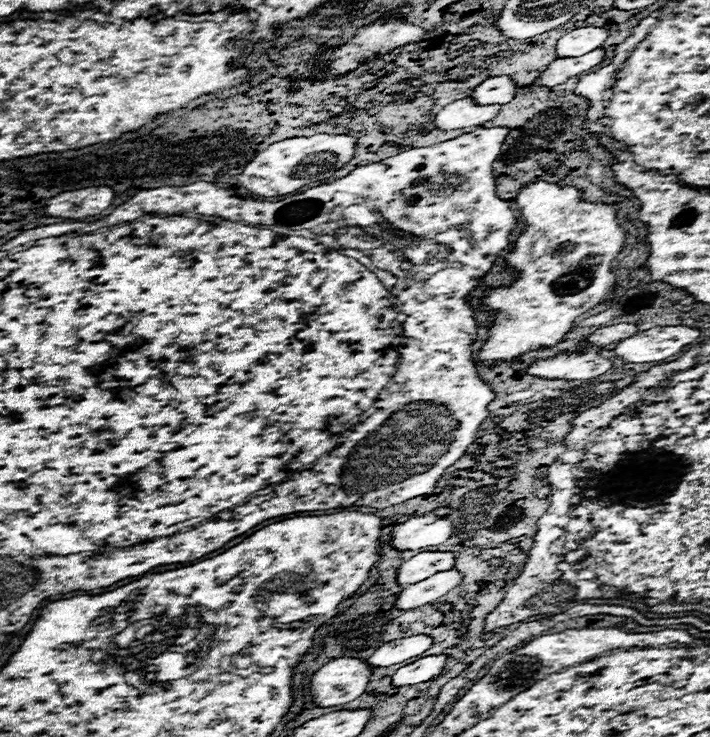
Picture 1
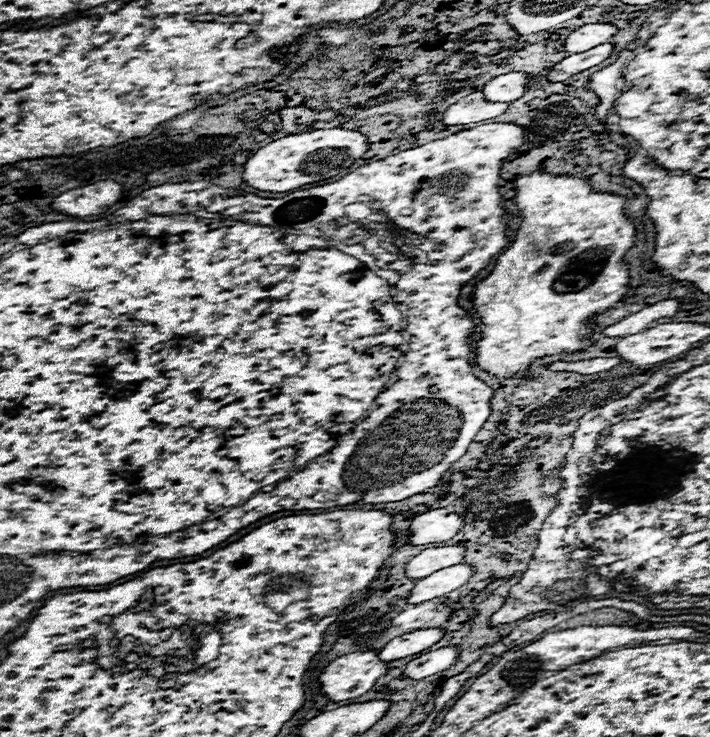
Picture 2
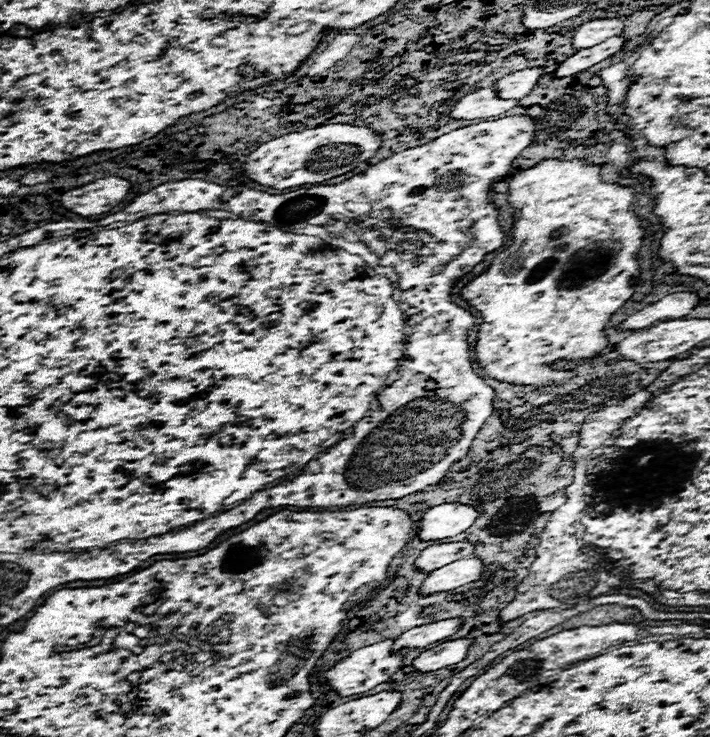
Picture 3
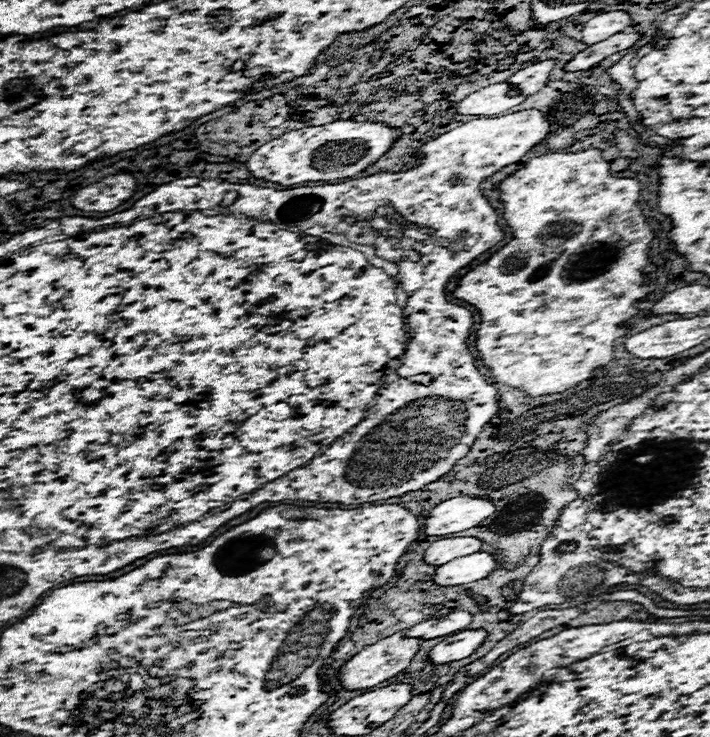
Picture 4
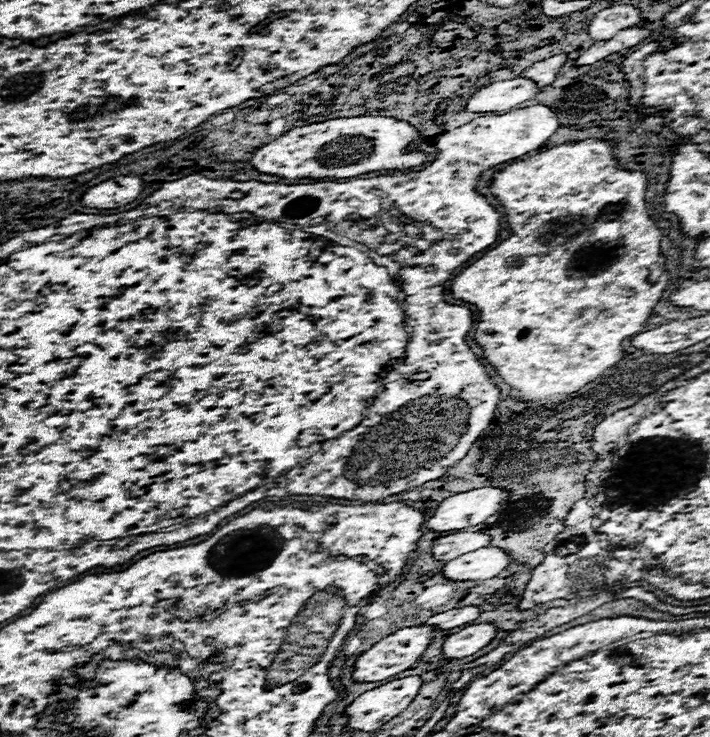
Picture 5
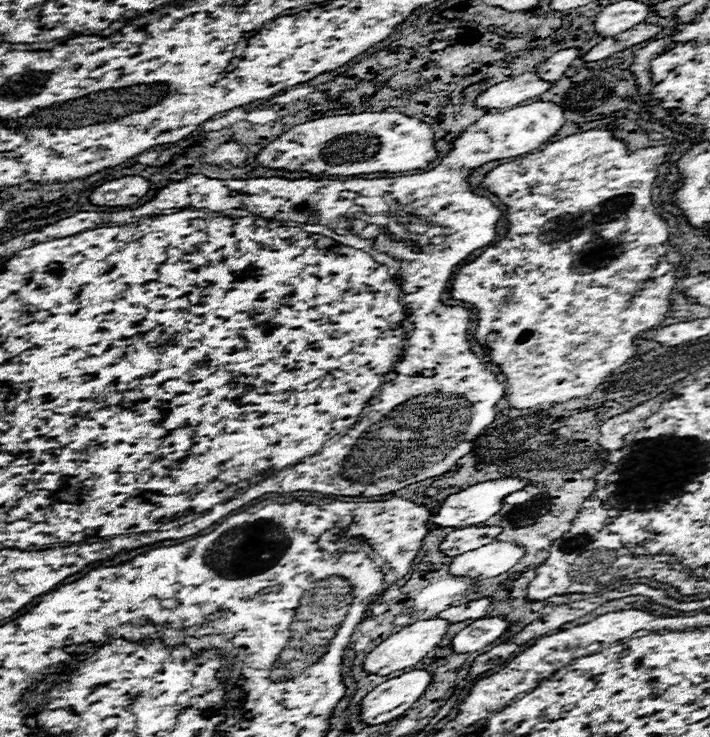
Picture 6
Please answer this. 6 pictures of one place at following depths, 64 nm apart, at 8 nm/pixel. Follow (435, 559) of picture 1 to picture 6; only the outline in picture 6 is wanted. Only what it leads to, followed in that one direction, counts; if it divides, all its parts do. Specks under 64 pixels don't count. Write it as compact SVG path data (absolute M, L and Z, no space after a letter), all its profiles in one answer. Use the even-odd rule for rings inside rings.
M468 526L468 528L458 528L454 532L450 532L444 542L440 544L440 552L444 552L446 556L458 556L464 554L472 548L480 548L484 544L490 544L496 540L496 536L500 534L500 528L494 526Z

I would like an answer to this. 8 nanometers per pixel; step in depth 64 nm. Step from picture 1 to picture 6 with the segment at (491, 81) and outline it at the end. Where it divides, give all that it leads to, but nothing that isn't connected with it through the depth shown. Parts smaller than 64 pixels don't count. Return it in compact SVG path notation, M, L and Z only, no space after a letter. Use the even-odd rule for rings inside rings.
M568 48L568 50L560 50L556 52L554 56L550 56L548 60L536 64L532 68L532 72L540 74L542 80L548 80L548 82L554 82L558 78L562 78L562 74L566 72L566 68L578 58L578 50L574 48Z

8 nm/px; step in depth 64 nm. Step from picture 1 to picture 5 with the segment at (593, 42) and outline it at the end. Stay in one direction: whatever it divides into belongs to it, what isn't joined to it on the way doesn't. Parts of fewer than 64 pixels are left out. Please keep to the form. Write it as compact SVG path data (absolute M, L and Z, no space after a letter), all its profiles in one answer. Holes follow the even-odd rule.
M610 6L606 10L600 10L592 18L592 22L588 26L588 36L594 42L608 40L616 32L636 26L638 20L640 20L640 14L636 8L632 8L632 6Z

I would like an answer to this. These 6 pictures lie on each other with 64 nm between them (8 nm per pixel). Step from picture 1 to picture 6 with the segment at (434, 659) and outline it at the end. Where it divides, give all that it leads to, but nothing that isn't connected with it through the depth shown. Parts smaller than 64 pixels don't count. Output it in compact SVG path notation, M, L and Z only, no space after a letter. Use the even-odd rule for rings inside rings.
M498 616L498 618L480 618L476 622L472 622L470 626L466 626L464 630L460 630L450 646L452 646L452 652L456 654L468 654L468 652L476 652L480 650L482 646L488 646L492 644L494 640L498 640L508 628L508 622Z

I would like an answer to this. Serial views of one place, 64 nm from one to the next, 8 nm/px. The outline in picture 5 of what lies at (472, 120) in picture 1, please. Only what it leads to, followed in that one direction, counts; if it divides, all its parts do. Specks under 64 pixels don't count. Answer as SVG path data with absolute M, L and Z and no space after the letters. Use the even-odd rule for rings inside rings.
M512 78L512 80L502 80L494 82L490 86L480 88L474 92L468 102L466 110L468 112L478 112L478 114L488 114L488 112L508 112L520 102L530 100L536 96L540 90L532 80L526 78Z

